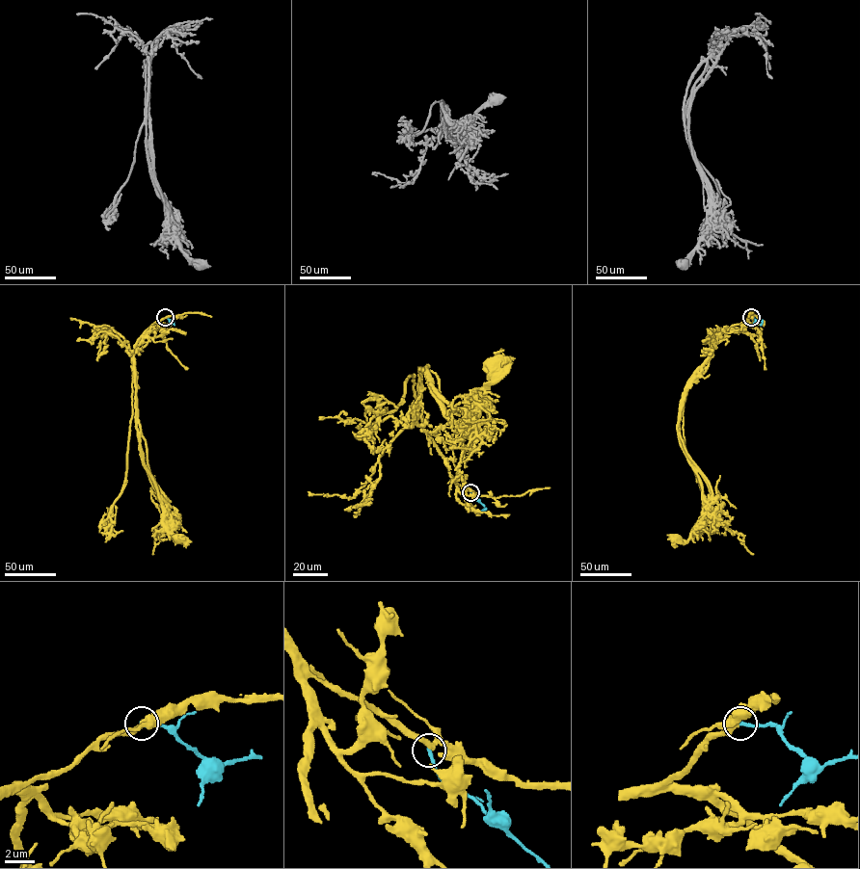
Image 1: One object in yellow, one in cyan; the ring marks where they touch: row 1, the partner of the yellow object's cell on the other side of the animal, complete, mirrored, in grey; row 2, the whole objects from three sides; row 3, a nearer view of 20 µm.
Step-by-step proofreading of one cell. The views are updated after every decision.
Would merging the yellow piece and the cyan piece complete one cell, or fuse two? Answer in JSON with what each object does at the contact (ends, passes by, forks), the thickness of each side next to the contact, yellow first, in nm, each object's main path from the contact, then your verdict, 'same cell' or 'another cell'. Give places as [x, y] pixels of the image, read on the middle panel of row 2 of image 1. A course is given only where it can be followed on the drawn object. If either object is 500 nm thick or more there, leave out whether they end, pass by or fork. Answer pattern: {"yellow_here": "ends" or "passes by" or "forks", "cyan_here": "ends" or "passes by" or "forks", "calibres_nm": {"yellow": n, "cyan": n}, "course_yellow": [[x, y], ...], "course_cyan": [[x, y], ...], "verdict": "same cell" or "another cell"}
{"yellow_here": "passes by", "cyan_here": "ends", "calibres_nm": {"yellow": 320, "cyan": 240}, "course_yellow": [[470, 492], [455, 480], [416, 422], [419, 368], [464, 411], [501, 362]], "course_cyan": [[470, 492], [484, 506], [483, 511], [486, 507]], "verdict": "another cell"}

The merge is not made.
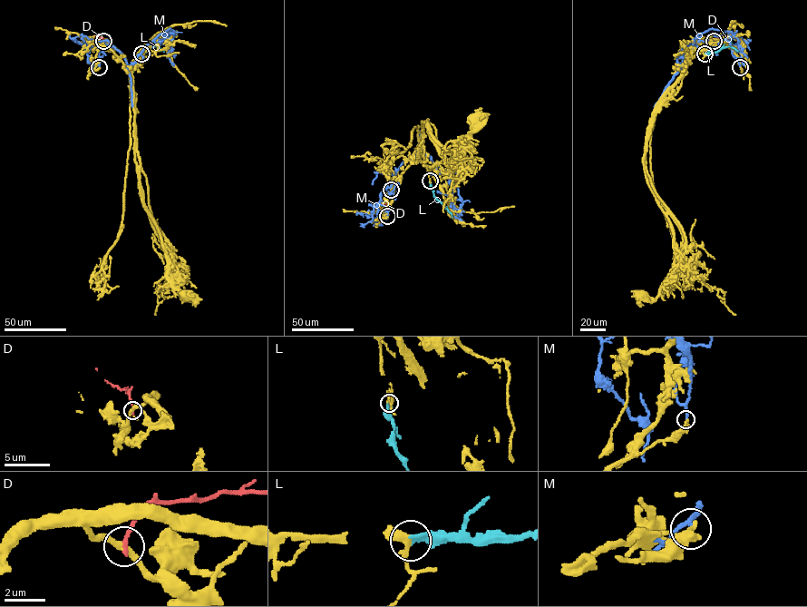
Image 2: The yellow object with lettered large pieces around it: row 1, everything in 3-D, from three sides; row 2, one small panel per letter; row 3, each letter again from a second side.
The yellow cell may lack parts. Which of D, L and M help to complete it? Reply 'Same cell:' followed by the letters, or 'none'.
Same cell: L

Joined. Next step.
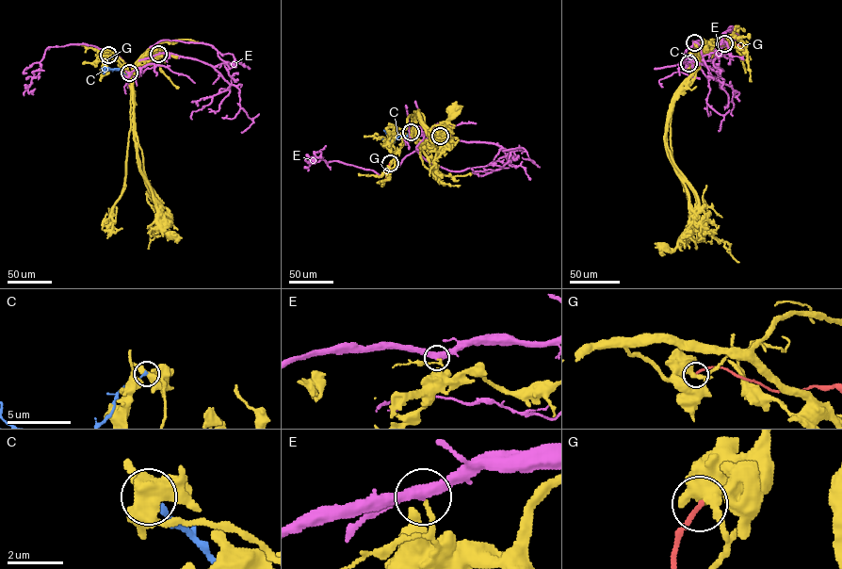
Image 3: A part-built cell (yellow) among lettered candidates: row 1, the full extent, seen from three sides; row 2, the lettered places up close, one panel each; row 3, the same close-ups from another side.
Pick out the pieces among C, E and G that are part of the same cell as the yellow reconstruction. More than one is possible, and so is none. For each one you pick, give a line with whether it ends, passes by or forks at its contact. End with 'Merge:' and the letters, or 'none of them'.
Merge: none of them

